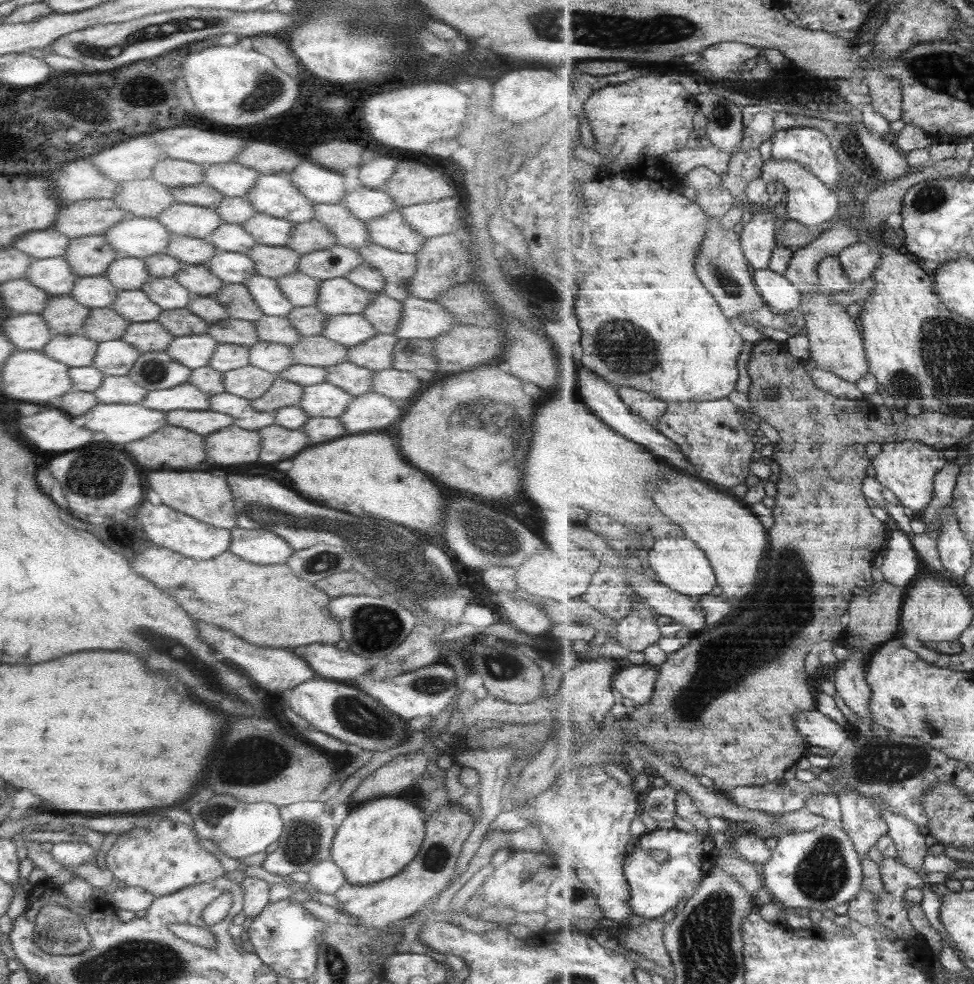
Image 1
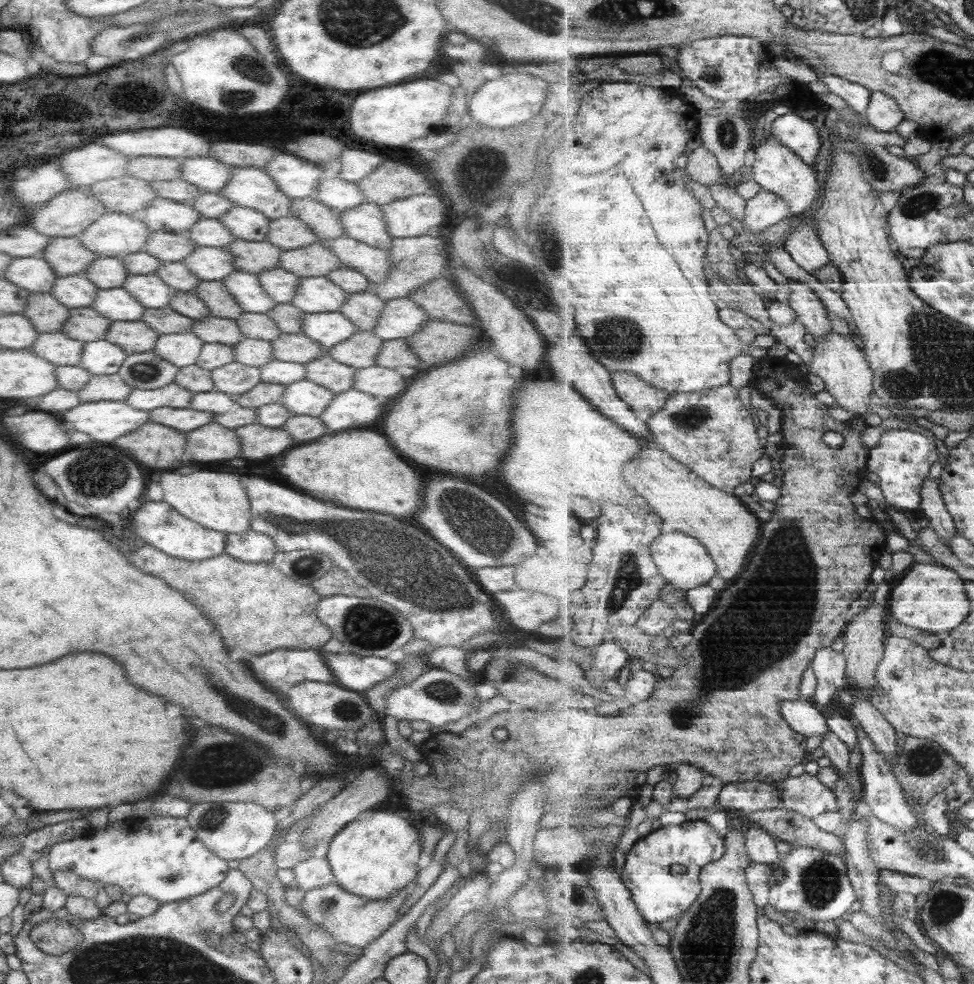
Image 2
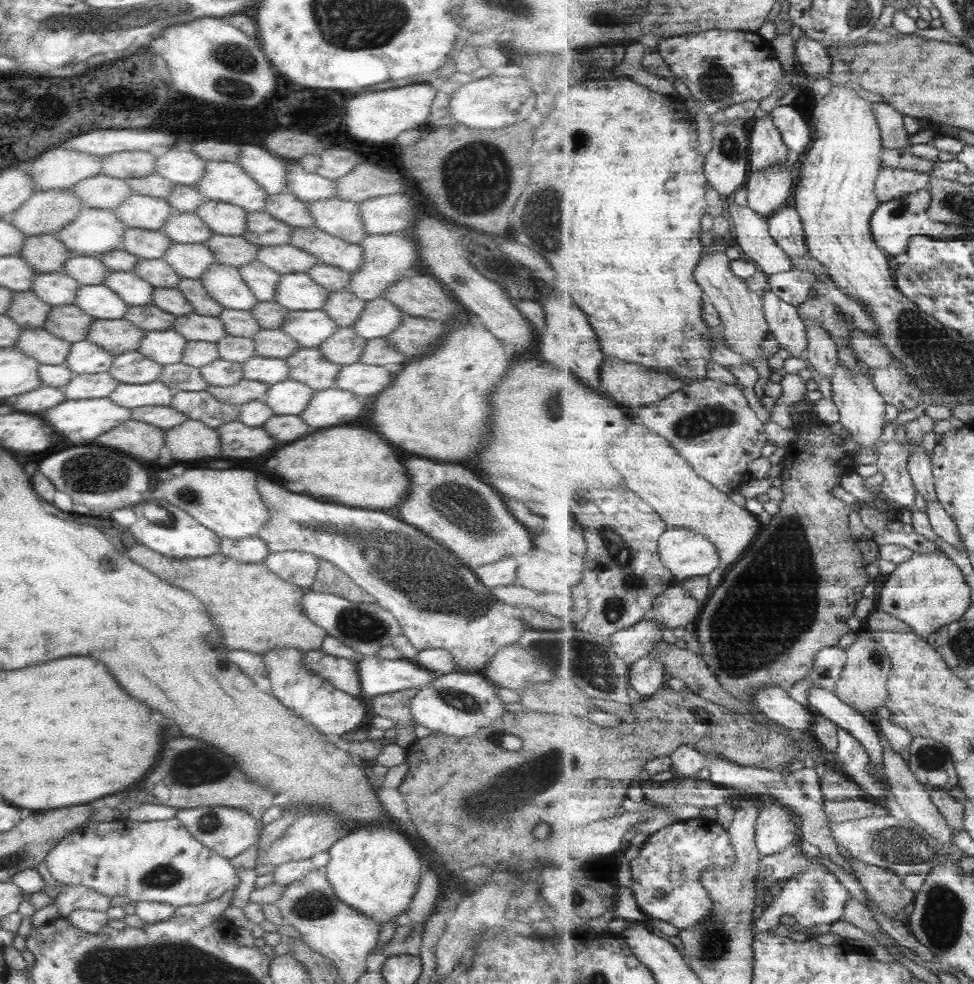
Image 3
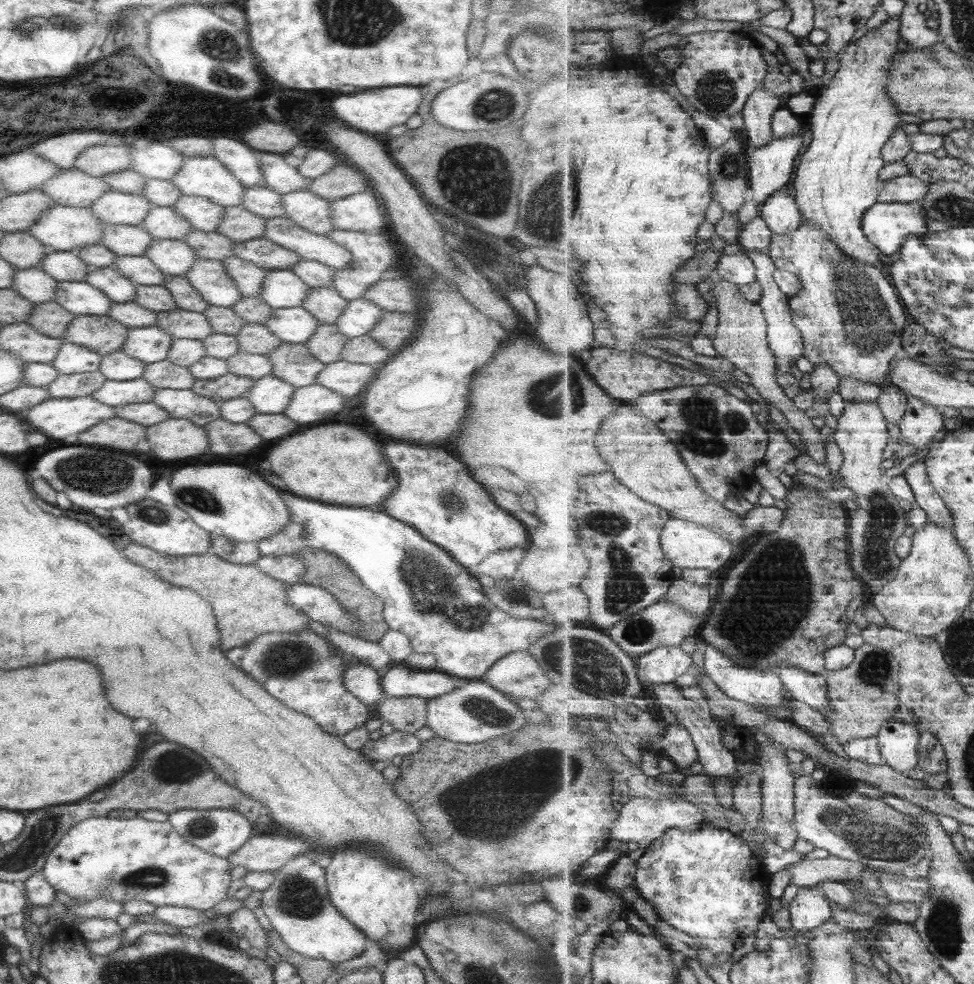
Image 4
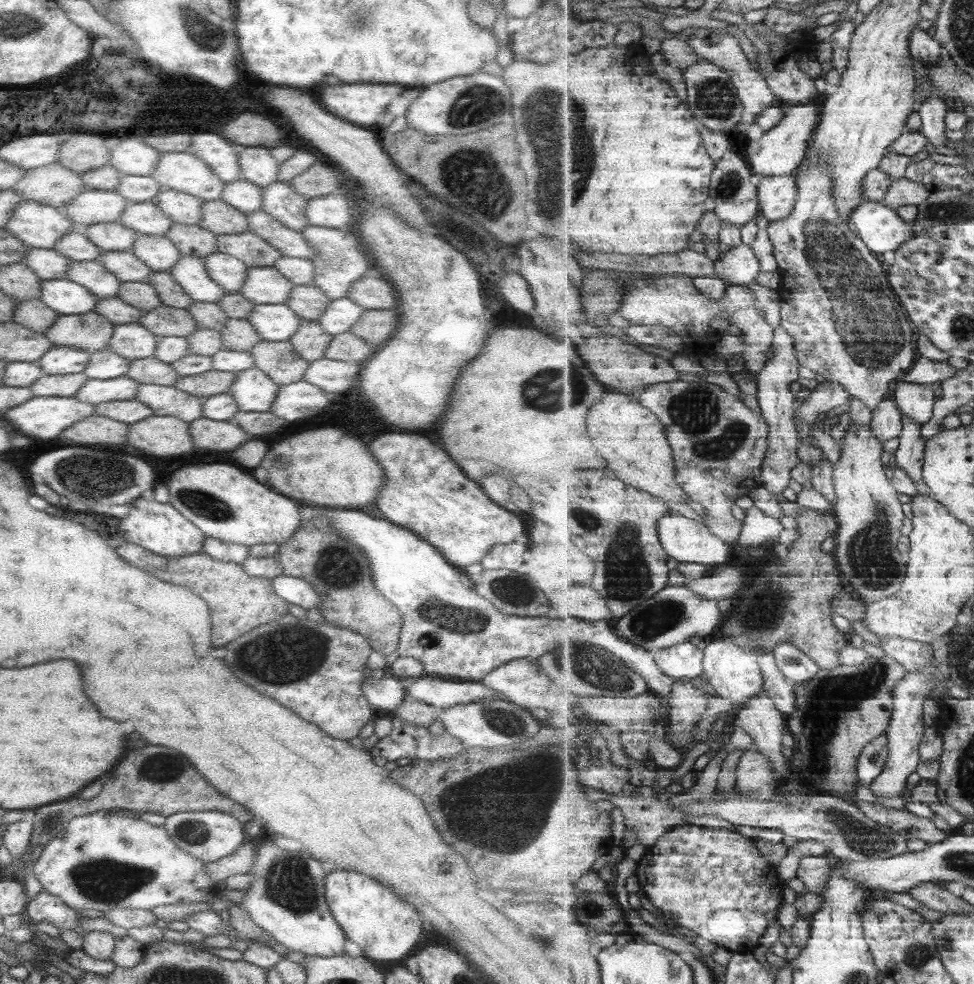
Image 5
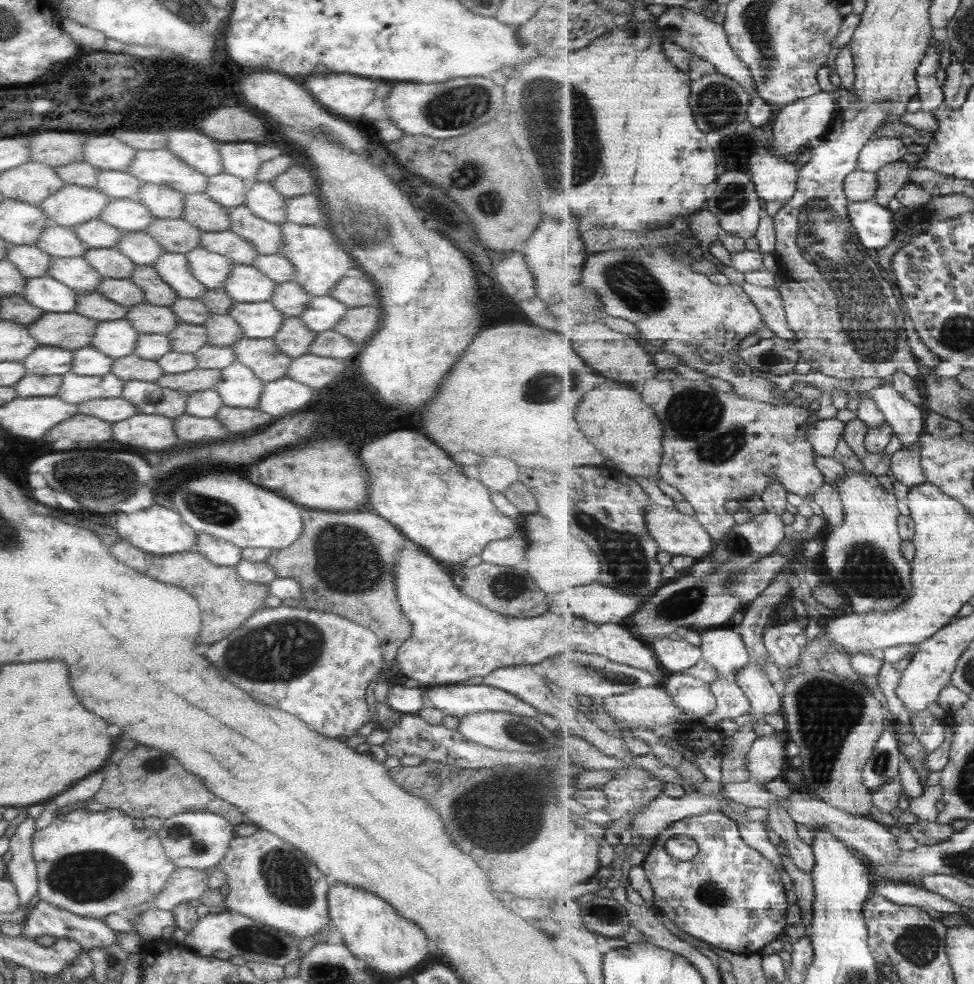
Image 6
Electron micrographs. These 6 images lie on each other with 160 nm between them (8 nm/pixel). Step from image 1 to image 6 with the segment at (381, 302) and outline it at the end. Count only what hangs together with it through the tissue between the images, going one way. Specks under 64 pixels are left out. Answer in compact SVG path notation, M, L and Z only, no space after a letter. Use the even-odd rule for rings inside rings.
M290 281L281 284L275 283L275 290L271 292L268 302L285 317L298 317L309 300L311 299L307 297L307 293L301 289L301 286Z

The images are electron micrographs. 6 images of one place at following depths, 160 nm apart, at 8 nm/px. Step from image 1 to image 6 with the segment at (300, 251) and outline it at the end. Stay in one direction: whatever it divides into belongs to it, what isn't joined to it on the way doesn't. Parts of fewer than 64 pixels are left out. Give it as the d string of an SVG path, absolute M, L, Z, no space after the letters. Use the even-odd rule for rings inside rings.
M203 193L182 195L181 219L202 232L229 231L229 210L209 200Z

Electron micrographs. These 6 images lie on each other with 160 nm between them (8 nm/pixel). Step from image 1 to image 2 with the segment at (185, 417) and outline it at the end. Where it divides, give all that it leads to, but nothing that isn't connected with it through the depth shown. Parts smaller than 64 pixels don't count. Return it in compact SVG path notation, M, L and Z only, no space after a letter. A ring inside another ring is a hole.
M160 406L146 413L150 423L161 424L182 433L202 427L204 424L212 421L210 414L197 412L197 410L190 409L189 407L169 408Z

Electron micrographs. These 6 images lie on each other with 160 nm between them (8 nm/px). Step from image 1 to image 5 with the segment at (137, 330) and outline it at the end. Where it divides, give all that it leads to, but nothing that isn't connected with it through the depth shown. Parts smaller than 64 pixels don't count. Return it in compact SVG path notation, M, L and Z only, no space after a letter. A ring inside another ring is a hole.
M91 310L80 315L59 315L43 336L53 346L76 348L90 355L106 348L113 330L111 321Z

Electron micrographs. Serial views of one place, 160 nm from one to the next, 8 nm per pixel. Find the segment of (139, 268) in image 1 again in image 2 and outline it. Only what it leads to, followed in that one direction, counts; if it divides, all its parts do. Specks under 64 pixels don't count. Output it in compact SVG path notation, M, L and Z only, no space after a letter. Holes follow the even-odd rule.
M97 257L81 274L98 290L121 288L121 283L129 275L121 260L108 257Z

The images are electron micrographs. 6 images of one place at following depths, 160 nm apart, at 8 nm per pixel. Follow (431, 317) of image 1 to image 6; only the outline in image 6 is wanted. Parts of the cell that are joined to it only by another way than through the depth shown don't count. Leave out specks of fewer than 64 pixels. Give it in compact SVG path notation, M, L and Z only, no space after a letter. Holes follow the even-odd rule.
M329 296L312 297L300 312L298 319L313 333L333 328L333 325L346 311L346 306Z

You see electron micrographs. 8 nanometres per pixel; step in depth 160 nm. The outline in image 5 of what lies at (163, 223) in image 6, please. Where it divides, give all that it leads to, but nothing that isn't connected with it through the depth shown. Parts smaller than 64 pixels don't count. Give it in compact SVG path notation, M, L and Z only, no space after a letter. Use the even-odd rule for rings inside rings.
M173 223L167 228L164 238L169 239L181 256L205 258L217 252L217 236L199 226Z

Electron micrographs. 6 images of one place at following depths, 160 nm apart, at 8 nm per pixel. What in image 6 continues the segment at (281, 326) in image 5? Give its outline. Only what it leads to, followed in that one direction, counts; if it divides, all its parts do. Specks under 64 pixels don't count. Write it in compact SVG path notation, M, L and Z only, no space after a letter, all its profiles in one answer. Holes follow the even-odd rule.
M268 301L234 303L228 315L235 319L245 338L271 338L281 326L284 315Z

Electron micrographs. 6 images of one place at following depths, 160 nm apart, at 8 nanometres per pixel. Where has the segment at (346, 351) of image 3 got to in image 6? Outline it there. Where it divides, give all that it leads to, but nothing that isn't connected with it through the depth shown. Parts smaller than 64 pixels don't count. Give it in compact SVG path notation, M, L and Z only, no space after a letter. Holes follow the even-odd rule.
M284 317L278 331L270 339L281 354L294 359L307 353L314 333L303 326L298 317Z

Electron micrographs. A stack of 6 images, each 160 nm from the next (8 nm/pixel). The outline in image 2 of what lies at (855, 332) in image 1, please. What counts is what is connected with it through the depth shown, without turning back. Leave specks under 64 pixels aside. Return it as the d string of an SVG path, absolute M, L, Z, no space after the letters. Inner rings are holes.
M830 330L827 336L814 344L815 353L809 372L819 376L825 389L836 399L837 405L849 412L854 412L855 420L861 422L870 412L871 394L874 393L874 370L870 368L866 353L851 335L841 335Z

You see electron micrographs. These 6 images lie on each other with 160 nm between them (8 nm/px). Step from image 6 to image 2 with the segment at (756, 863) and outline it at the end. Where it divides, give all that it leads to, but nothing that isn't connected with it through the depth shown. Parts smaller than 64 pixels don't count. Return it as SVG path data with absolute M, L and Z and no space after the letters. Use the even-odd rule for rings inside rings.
M686 820L681 825L667 825L639 839L625 855L622 879L630 888L634 901L642 915L653 925L666 920L680 919L702 895L702 868L721 860L726 854L725 837L719 836L713 826L704 820ZM673 866L683 866L683 870L673 870Z

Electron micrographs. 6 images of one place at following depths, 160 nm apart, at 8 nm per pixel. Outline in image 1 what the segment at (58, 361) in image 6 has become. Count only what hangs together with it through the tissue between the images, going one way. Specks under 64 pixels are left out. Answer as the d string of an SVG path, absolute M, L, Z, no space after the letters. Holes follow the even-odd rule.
M120 338L106 340L96 344L91 367L103 377L125 376L138 356L139 352Z

